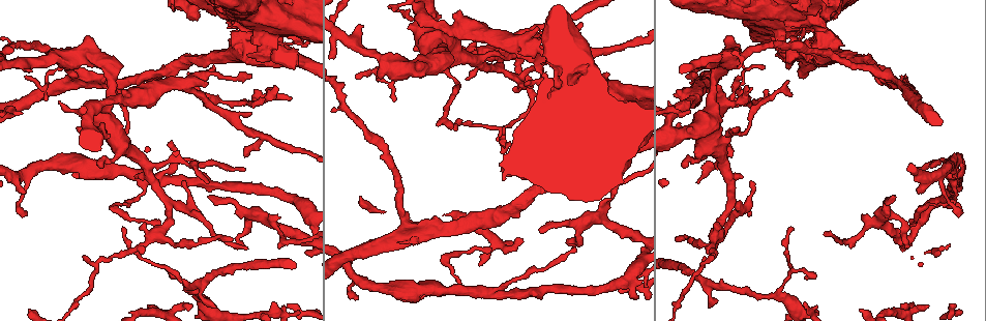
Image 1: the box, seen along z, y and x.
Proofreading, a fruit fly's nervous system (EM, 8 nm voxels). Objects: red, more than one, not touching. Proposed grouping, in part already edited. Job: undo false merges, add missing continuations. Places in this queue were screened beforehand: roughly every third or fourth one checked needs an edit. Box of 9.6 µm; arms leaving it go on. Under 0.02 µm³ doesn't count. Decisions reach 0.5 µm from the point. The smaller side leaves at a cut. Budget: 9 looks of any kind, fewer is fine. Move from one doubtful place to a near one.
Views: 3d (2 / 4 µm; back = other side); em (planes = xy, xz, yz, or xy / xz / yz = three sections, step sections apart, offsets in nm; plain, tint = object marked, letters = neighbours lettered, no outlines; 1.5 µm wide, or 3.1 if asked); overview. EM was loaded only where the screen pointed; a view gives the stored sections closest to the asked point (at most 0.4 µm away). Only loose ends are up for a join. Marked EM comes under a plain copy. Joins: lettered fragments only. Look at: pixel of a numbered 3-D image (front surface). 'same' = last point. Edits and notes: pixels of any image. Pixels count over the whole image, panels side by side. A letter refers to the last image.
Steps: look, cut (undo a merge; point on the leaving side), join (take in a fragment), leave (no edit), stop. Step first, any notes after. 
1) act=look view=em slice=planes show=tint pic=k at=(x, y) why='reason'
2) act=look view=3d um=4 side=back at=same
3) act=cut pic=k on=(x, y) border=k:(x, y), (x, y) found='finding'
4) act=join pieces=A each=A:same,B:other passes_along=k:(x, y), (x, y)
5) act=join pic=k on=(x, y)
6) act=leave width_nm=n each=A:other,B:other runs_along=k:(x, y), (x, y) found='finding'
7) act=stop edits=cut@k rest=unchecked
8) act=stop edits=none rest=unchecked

act=look view=3d um=4 pic=1 at=(232, 239) why='branch stops here'

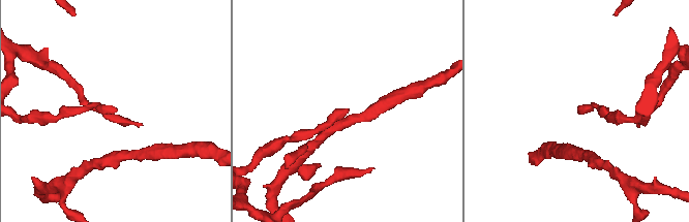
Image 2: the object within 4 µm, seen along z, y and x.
act=look view=em slice=planes show=tint pic=2 at=(348, 110)

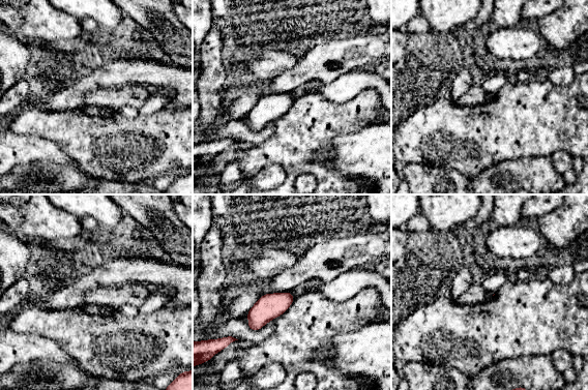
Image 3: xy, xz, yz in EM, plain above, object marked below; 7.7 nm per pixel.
act=look view=em slice=planes show=letters at=same

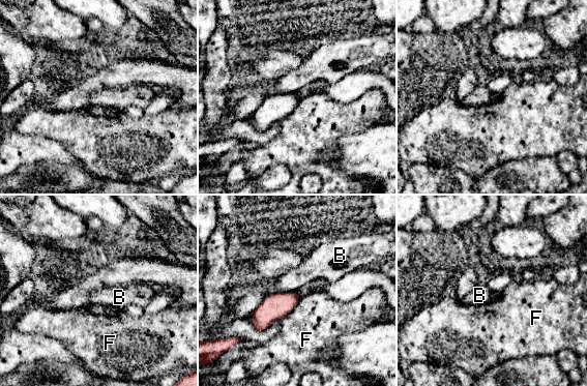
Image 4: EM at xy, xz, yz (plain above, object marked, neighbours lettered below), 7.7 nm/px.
act=leave each=B:other,F:other border=4:(300, 297), (290, 312), (275, 320) found='no lettered fragment goes on from it'

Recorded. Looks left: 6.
act=look view=3d um=4 pic=1 at=(517, 45) why='sudden change in width'

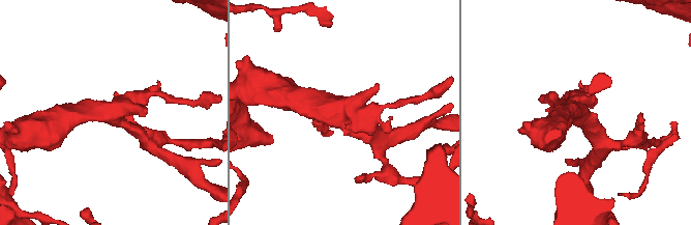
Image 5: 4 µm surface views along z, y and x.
act=look view=em slice=yz step=4 show=tint pic=5 at=(578, 117) why='shape alone is not enough'

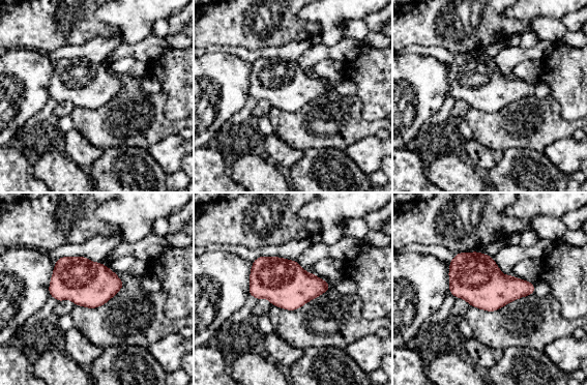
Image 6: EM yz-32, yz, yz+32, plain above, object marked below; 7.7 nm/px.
act=look view=em slice=planes show=letters at=same why='another direction'

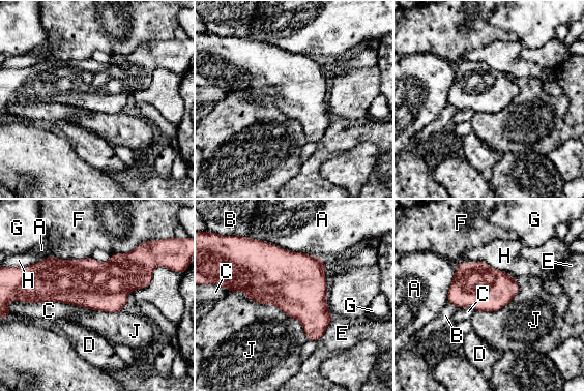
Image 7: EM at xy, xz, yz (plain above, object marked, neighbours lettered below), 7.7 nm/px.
act=leave width_nm=340 each=A:other,B:other,C:other,D:other,E:other,F:other,G:other,H:other,J:other border=7:(230, 292), (276, 305), (308, 339) found='one cell here'

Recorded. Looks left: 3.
act=look view=3d um=4 pic=1 at=(259, 100) why='sharp bend'

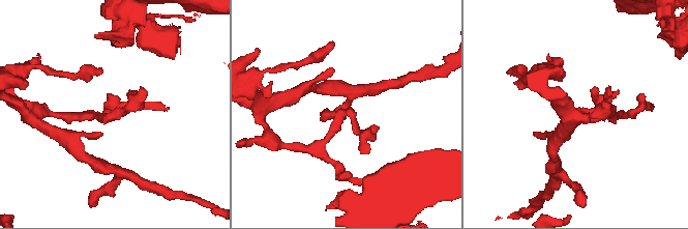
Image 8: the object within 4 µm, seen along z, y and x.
act=look view=em slice=xy step=8 show=letters pic=8 at=(115, 113)

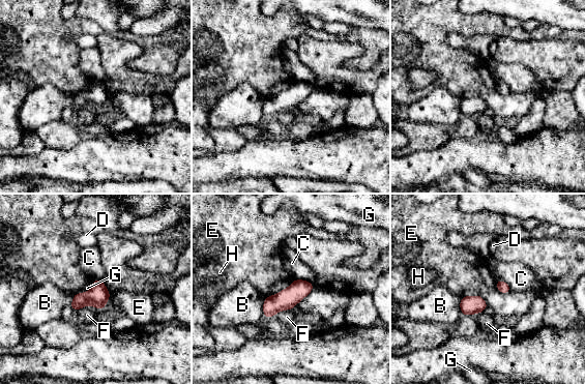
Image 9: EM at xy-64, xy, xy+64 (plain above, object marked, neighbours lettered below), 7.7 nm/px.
act=leave longest_contact=E:280nm each=B:other,C:other,D:other,E:other,F:other,G:other,H:other found='one cell here'

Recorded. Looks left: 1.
act=stop edits=none rest=unchecked

